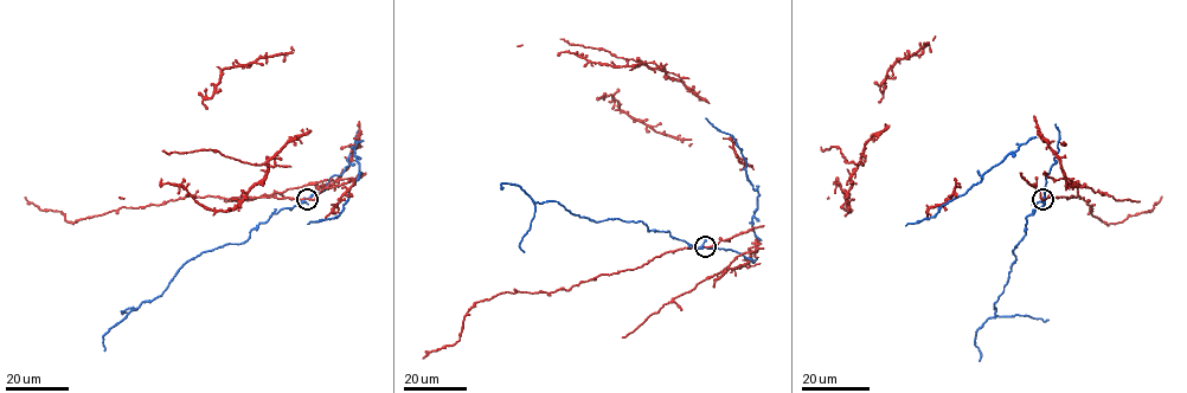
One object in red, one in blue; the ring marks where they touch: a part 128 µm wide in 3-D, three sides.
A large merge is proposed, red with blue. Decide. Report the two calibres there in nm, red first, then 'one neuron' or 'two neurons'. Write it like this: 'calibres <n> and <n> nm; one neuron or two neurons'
calibres 160 and 280 nm; two neurons

